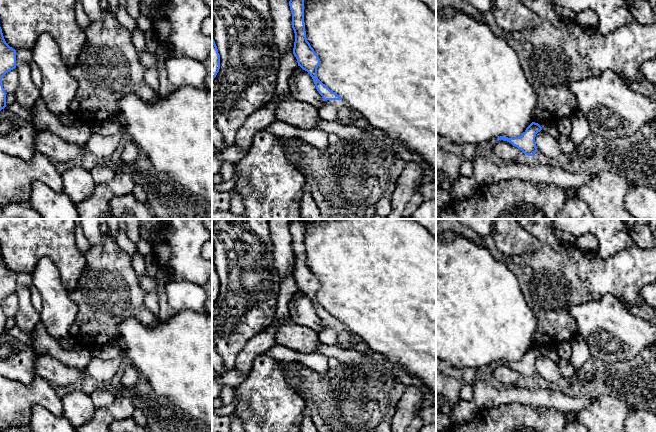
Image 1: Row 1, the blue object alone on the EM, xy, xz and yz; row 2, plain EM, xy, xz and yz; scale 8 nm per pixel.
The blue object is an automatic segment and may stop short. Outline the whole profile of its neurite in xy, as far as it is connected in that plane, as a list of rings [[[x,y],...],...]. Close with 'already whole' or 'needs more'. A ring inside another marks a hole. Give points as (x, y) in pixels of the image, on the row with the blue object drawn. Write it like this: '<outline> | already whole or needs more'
[[[0,27],[0,111],[6,107],[6,92],[2,85],[3,76],[16,68],[16,50],[10,47]]] | already whole

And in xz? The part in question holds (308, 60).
[[[290,0],[289,6],[292,12],[292,28],[295,33],[293,54],[297,59],[298,66],[310,74],[317,91],[325,101],[324,107],[318,109],[319,116],[330,122],[338,121],[339,109],[348,105],[345,100],[330,90],[317,77],[320,59],[306,38],[304,0]]] | needs more

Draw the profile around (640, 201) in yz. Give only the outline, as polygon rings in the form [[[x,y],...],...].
[[[635,185],[627,191],[624,207],[636,219],[656,219],[656,191],[651,187]]]

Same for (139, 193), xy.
[[[136,184],[132,194],[139,202],[146,203],[147,193],[145,192],[143,186]]]

